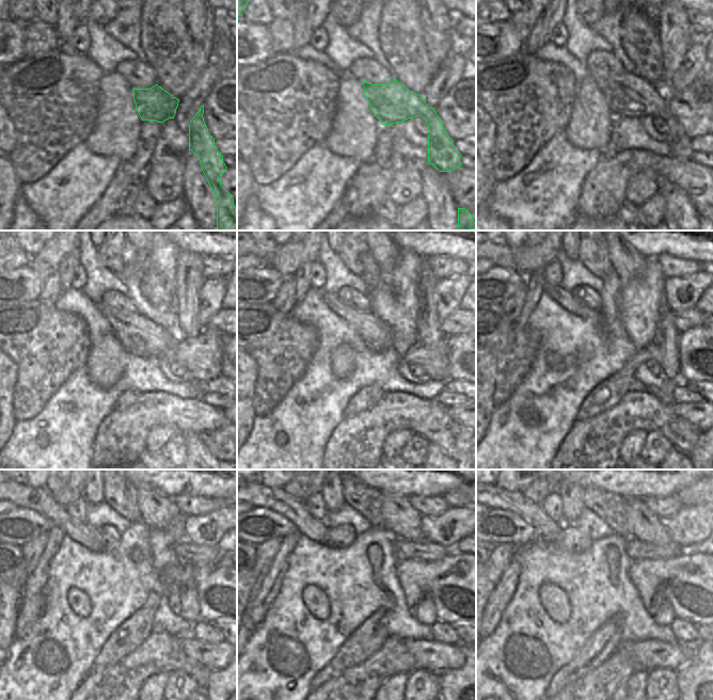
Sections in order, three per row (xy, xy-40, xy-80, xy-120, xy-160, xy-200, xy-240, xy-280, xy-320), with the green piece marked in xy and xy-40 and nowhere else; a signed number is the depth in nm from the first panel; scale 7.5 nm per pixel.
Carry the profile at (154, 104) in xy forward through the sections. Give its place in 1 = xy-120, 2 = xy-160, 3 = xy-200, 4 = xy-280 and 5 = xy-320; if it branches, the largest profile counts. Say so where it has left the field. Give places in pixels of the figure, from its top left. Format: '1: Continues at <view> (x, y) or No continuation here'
1: Continues at xy-120 (140, 336)
2: Continues at xy-160 (377, 335)
3: Continues at xy-200 (561, 296)
4: Continues at xy-280 (275, 498)
5: Continues at xy-320 (497, 498).

